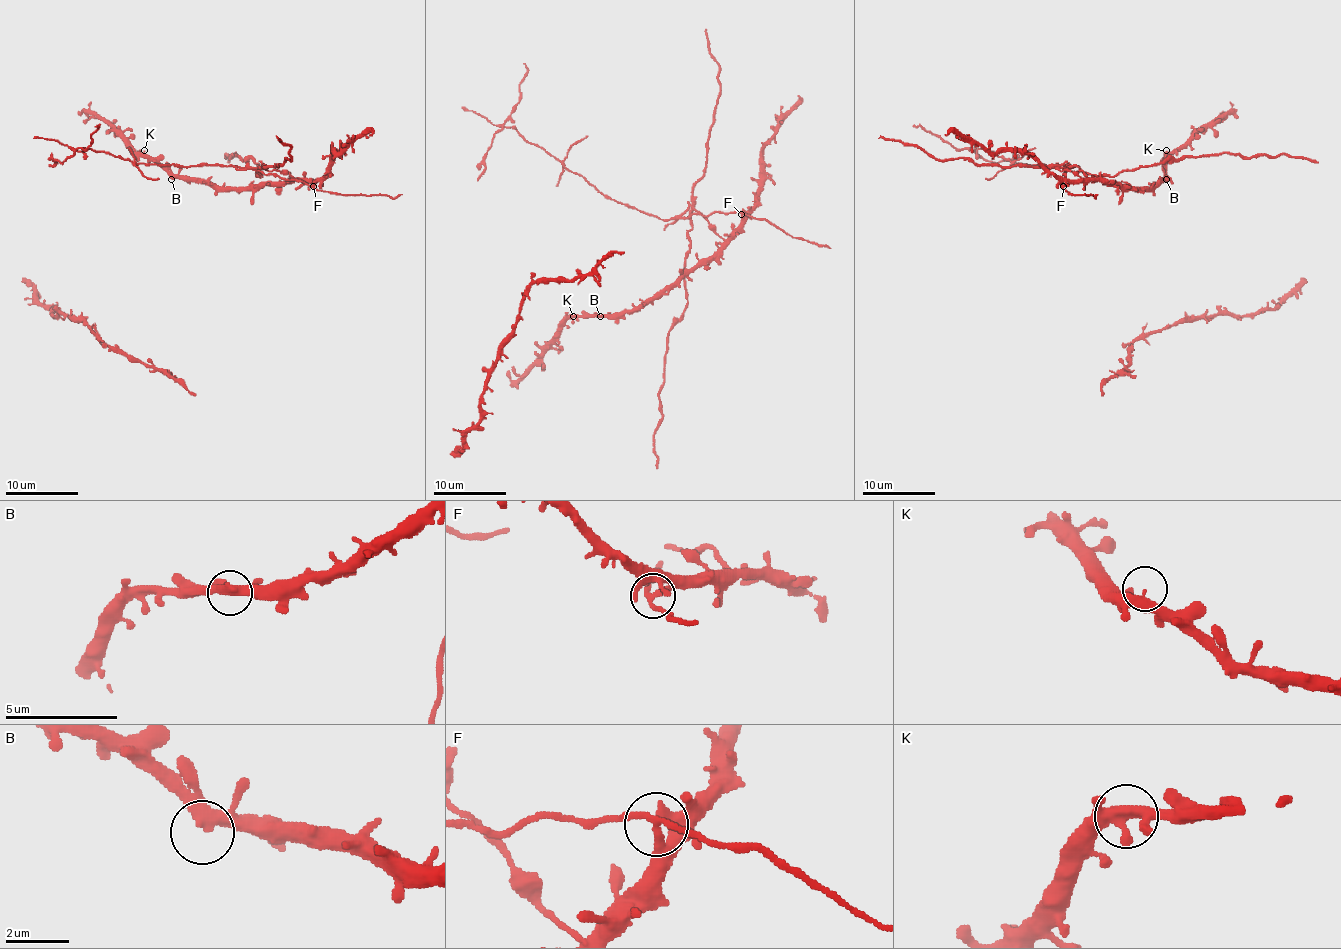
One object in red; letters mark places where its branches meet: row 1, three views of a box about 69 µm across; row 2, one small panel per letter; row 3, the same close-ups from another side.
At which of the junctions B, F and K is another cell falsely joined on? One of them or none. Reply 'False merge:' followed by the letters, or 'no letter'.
False merge: F

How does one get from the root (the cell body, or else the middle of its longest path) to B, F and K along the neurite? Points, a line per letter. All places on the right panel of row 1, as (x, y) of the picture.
B: (1137, 186), (1151, 186), (1159, 179), (1166, 179)
F: (1137, 186), (1106, 185), (1095, 179), (1077, 179), (1063, 186)
K: (1137, 186), (1151, 186), (1164, 176), (1166, 150)

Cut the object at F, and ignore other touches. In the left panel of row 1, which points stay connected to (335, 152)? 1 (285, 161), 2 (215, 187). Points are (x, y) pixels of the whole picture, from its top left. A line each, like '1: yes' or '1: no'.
1: no
2: yes

